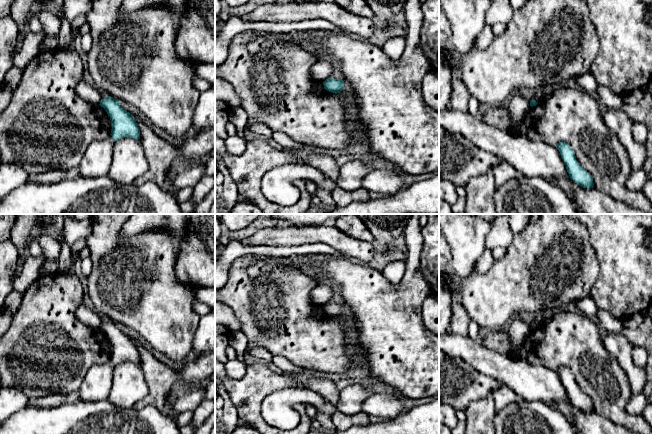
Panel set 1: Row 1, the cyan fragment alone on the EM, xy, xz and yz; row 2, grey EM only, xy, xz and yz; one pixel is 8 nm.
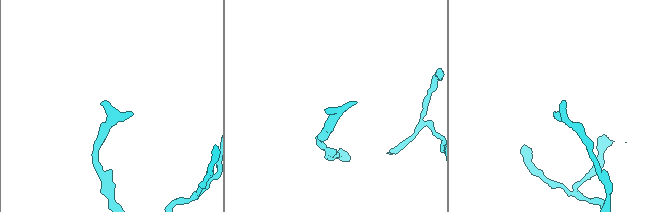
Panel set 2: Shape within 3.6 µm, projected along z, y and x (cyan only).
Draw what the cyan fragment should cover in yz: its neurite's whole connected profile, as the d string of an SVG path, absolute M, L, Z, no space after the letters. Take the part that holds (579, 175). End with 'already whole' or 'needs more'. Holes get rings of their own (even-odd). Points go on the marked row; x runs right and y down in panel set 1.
M559 142L555 147L559 150L561 158L566 165L570 179L583 188L593 188L592 176L580 166L576 160L575 153L570 145L565 142Z; already whole

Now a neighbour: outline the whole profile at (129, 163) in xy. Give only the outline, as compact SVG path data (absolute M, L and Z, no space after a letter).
M124 137L115 142L108 175L119 183L132 184L149 168L140 140Z

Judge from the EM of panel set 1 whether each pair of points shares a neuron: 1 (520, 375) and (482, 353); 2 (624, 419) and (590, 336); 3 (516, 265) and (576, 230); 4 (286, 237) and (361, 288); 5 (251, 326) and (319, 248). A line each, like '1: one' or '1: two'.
1: one
2: one
3: one
4: two
5: two

